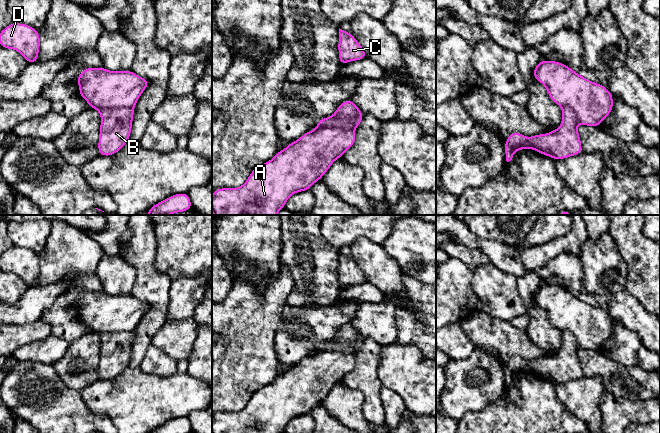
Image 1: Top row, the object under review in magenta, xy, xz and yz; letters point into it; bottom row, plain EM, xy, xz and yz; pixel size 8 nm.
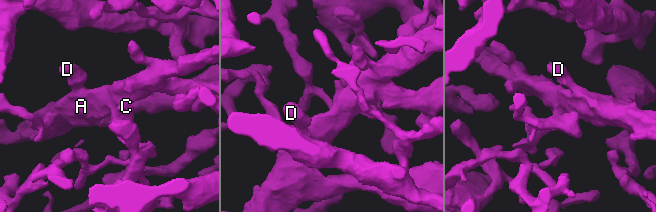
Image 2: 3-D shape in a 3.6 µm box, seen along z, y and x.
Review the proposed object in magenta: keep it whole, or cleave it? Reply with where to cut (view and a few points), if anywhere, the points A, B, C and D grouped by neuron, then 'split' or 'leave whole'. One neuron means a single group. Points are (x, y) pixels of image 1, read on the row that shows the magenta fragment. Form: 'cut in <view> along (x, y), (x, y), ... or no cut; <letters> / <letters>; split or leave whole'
cut in xy along (133, 107), (96, 109); A D / B C; split

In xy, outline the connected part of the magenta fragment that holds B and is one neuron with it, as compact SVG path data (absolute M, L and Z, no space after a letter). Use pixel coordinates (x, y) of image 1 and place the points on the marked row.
M134 108L96 109L101 116L98 152L112 156L129 142Z

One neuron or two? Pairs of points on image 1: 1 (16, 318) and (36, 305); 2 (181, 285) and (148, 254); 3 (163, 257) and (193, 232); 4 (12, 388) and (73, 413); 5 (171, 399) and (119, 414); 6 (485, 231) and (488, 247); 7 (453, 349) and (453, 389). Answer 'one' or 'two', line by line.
1: one
2: two
3: one
4: one
5: one
6: two
7: two

